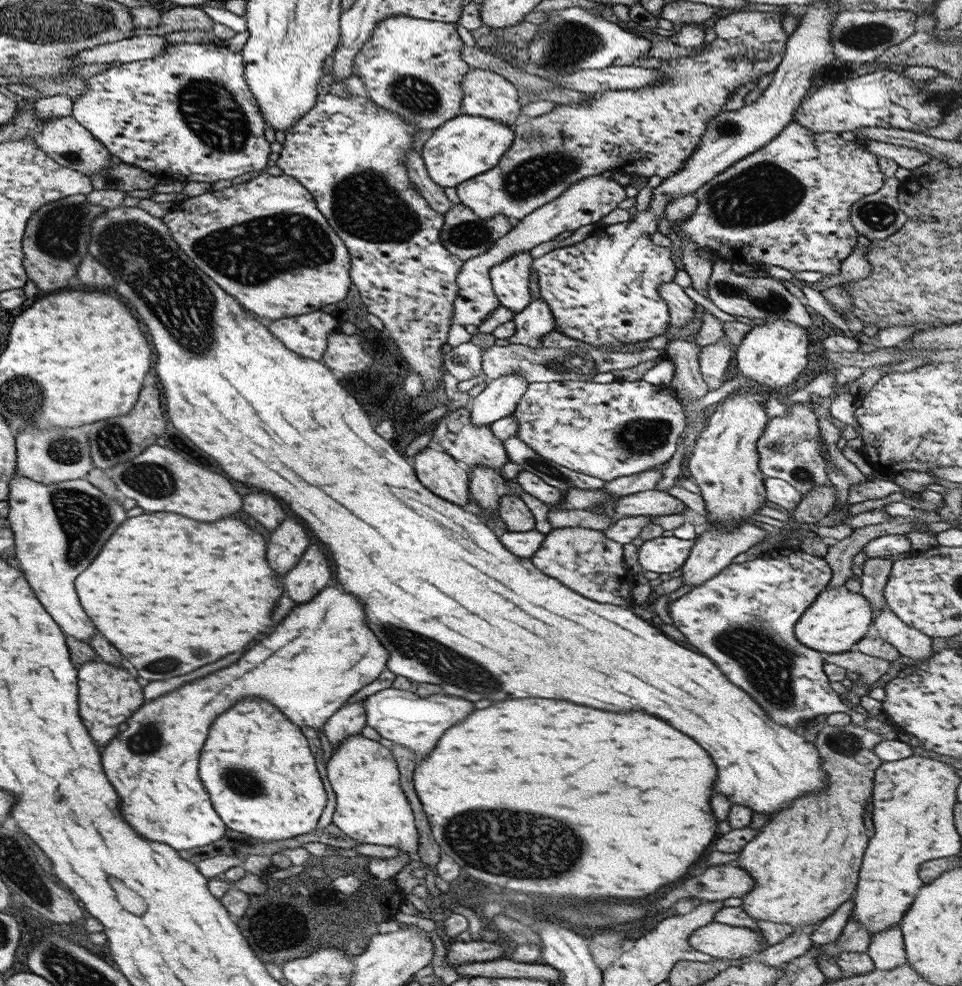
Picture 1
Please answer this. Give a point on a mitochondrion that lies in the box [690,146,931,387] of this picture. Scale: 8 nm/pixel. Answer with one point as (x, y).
(766, 191)

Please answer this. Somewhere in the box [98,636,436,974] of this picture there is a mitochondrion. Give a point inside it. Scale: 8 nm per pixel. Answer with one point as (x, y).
(253, 786)

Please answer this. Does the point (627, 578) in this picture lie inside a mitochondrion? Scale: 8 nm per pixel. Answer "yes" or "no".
no

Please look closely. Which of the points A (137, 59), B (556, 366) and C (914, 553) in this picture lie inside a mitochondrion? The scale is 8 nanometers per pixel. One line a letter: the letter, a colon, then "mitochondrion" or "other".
A: other
B: mitochondrion
C: other

